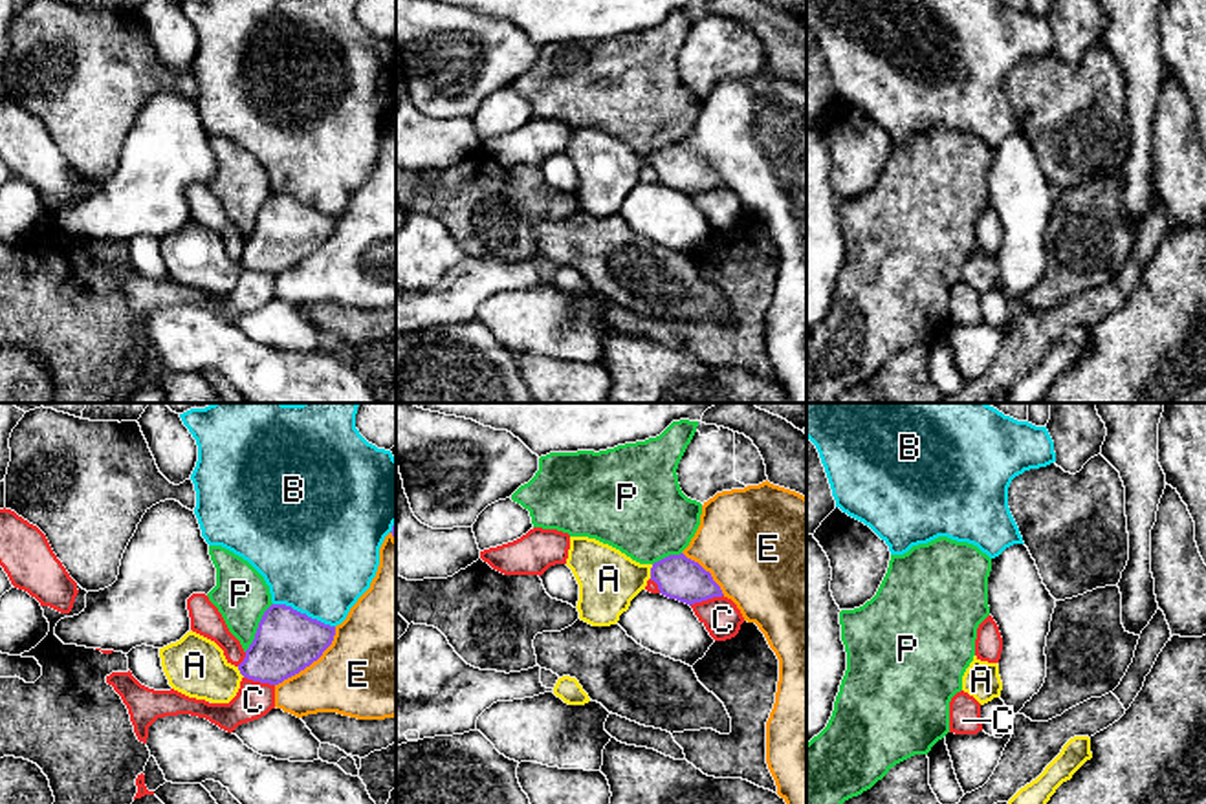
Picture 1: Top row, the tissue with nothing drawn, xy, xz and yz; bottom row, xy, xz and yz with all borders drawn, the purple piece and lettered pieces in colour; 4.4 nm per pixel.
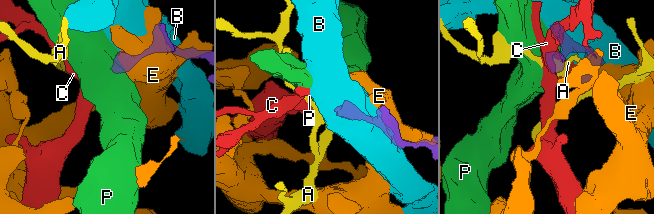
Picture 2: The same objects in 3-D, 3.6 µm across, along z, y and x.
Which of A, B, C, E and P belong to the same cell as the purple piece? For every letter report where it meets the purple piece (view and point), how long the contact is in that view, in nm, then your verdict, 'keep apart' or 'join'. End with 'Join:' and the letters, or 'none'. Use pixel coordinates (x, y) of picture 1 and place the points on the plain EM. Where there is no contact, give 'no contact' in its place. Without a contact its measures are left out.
A: meets purple in xz at (651, 162); contact 70 nm long; join
B: meets purple in xy at (305, 204); contact 300 nm long; keep apart
C: meets purple in xz at (706, 189); contact 160 nm long; keep apart
E: meets purple in xy at (312, 251); contact 380 nm long; keep apart
P: meets purple in xy at (259, 217); contact 240 nm long; keep apart
Join: A

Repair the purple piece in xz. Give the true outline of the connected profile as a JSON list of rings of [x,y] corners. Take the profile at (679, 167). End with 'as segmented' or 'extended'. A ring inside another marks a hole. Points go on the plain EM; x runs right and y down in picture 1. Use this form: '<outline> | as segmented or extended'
[[[570,126],[566,156],[579,174],[579,209],[592,216],[616,214],[649,168],[662,185],[689,196],[724,185],[711,163],[684,143],[640,154],[596,128]]] | extended

